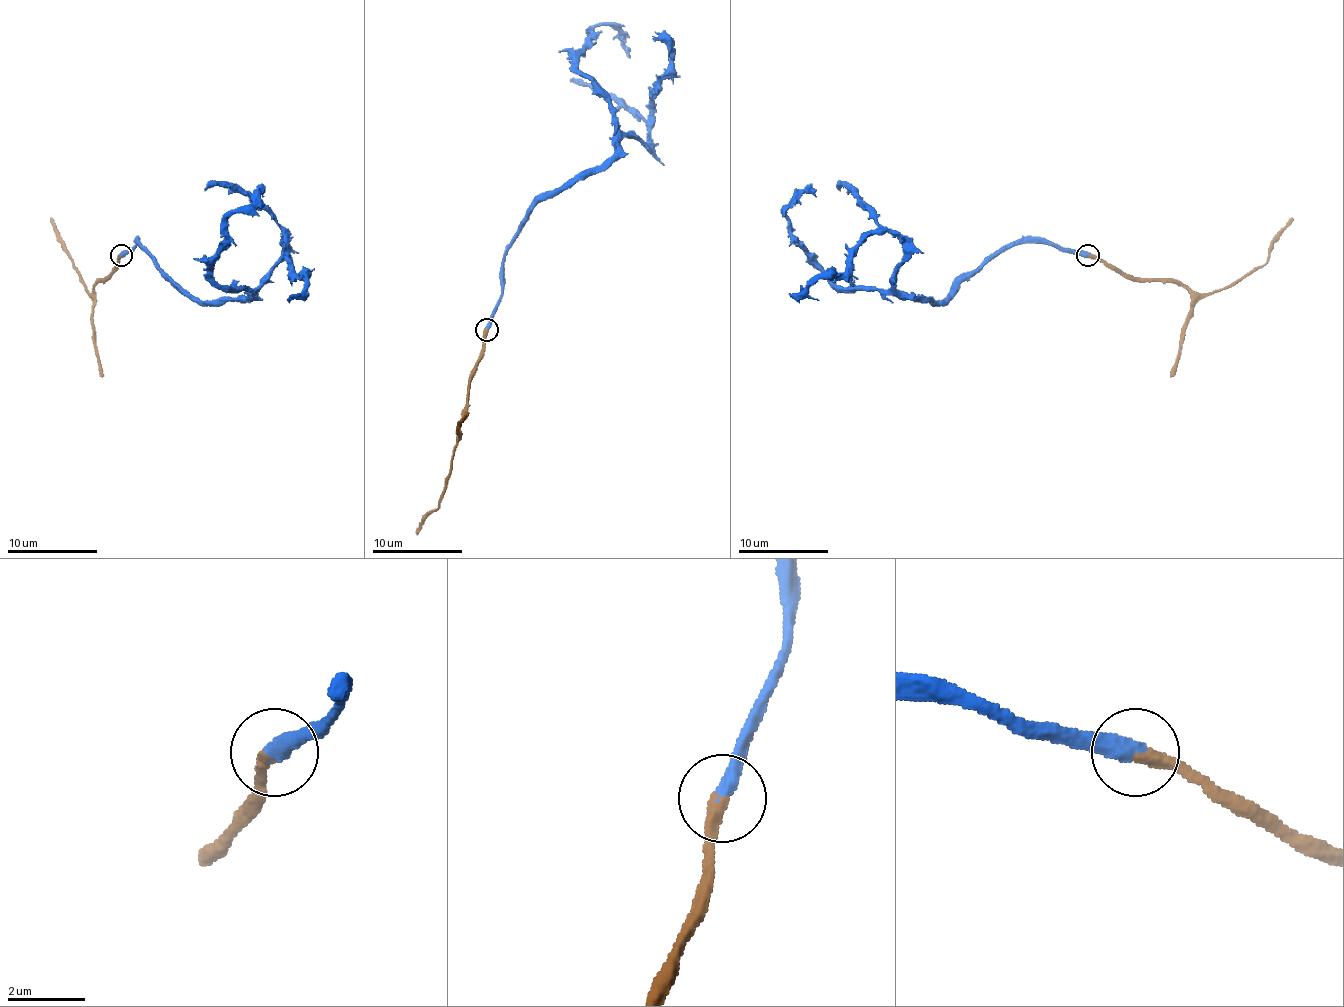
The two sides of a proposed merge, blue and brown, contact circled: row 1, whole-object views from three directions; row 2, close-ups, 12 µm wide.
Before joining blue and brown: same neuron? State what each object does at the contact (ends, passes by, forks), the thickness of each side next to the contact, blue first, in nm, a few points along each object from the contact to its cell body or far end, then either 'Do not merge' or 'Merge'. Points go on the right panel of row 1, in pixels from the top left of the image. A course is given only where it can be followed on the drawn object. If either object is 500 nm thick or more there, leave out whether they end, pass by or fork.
At the ring blue ends. At the ring brown ends. Thickness 480 nm (blue) against 320 nm. Course of blue: (1087, 254), (1051, 243), (1008, 245), (941, 302), (837, 286), (783, 214), (817, 189). Course of brown: (1087, 254), (1130, 277), (1168, 279), (1195, 293), (1213, 293), (1261, 268), (1272, 241), (1292, 218). Merge

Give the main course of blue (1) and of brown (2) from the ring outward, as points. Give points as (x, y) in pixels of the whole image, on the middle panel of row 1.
1: (486, 329), (527, 214), (612, 155), (610, 101), (579, 72), (590, 33), (610, 24), (630, 58)
2: (486, 329), (484, 351), (470, 372), (468, 410), (457, 437), (441, 502), (416, 534)

